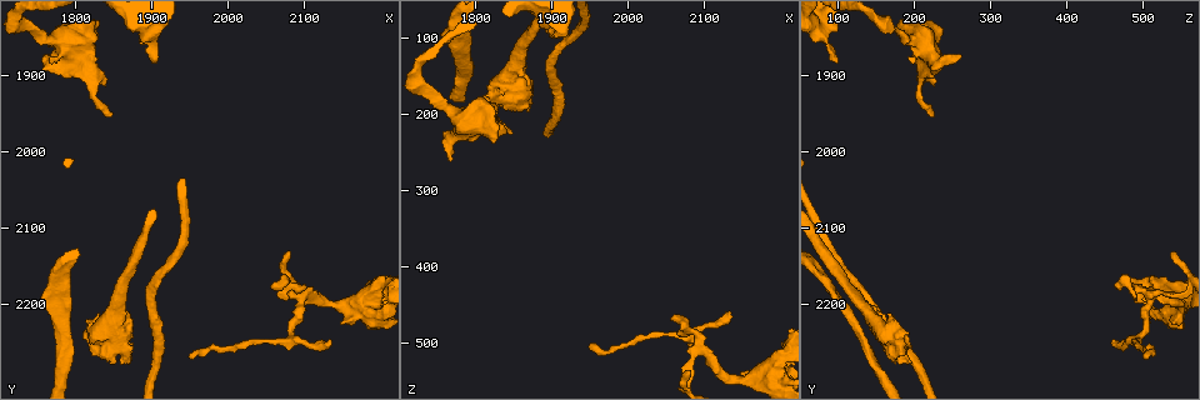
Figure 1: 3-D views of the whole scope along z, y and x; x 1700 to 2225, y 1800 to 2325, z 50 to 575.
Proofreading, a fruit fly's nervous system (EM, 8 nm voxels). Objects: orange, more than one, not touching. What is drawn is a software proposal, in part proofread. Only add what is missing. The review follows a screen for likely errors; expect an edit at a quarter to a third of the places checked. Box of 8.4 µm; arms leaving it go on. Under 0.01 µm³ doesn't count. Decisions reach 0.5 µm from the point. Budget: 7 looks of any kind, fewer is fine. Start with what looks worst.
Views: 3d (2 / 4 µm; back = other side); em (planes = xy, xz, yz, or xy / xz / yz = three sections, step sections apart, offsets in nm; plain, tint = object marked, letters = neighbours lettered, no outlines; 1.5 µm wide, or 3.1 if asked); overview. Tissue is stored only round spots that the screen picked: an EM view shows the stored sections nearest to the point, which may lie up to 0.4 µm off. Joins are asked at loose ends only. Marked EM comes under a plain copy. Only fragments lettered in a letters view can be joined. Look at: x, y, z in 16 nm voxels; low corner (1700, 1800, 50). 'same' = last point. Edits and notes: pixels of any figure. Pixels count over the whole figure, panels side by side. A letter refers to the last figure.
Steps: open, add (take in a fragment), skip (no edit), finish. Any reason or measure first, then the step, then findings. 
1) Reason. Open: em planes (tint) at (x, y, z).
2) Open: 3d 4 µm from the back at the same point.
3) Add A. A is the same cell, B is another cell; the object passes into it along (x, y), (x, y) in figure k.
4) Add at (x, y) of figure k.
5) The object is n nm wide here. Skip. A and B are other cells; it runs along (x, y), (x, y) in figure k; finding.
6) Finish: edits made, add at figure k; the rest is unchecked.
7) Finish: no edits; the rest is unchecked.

Branch stops here. Open: 3d 2 µm at (1765, 1870, 255).

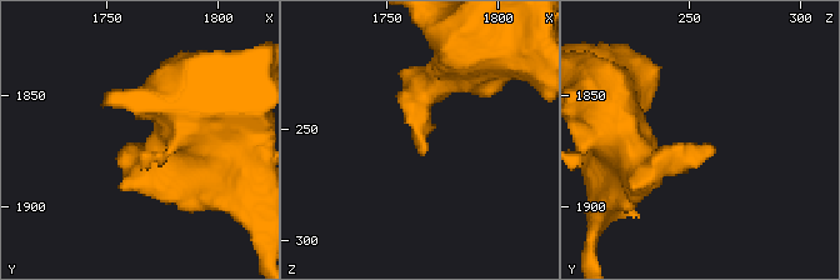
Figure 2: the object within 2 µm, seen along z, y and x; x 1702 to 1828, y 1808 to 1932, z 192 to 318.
Open: em planes (letters) at (1769, 1874, 258).

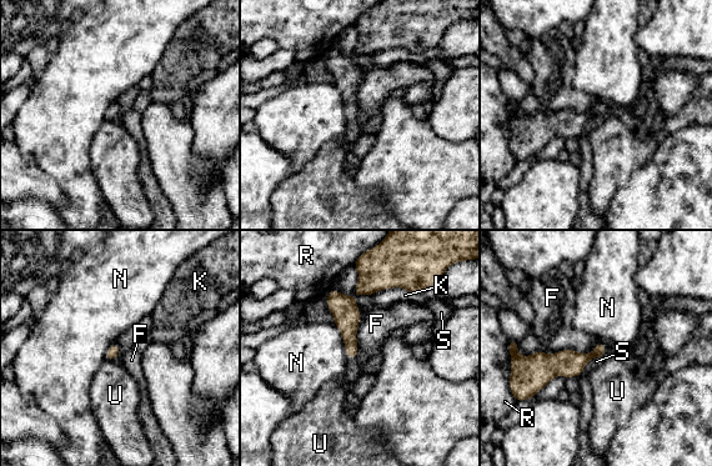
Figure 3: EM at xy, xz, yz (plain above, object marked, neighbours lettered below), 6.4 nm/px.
Skip. F, K, N, R, S and U are other cells; a border runs along (596, 342), (587, 352), (553, 352) in figure 3; no lettered fragment goes on from it.

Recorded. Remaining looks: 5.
Tapers out. Open: em yz step 8 (letters) at (2080, 2130, 545).

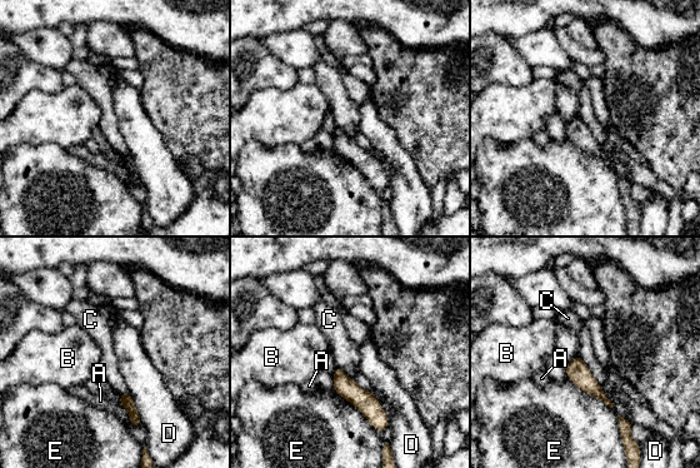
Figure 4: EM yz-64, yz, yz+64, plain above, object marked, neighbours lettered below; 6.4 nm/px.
Skip. A, B, C, D and E are other cells; none of them fits.

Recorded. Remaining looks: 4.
Tapers out. Open: em planes (letters) at (1945, 2265, 505).

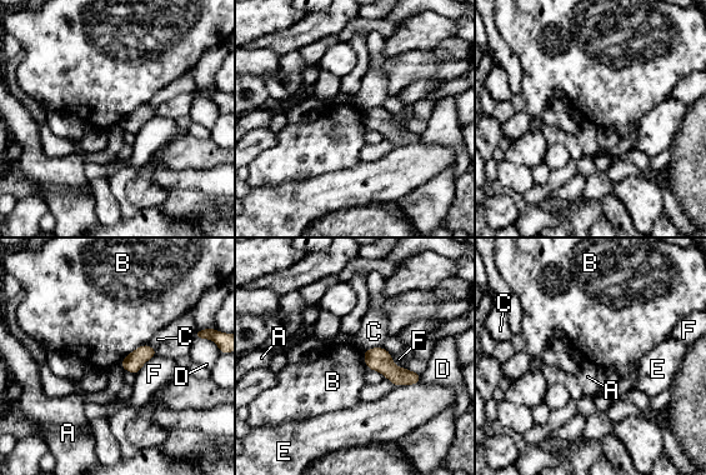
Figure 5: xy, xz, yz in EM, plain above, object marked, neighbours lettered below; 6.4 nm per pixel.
The longest contact is with B, 220 nm. Skip. A, B, C, D, E and F are other cells; a border runs along (146, 343), (135, 348), (120, 361) in figure 5; no lettered fragment goes on from it.

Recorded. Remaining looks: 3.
Finish: no edits; the rest is unchecked.

